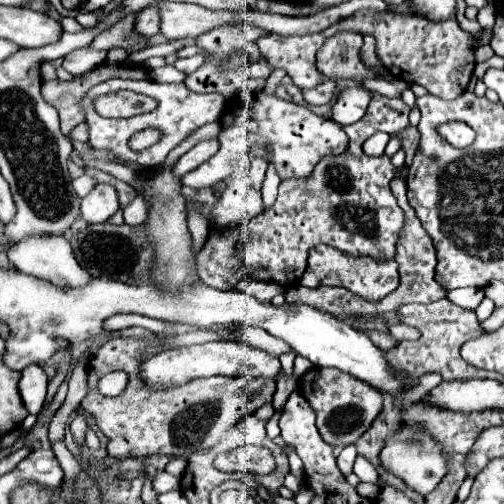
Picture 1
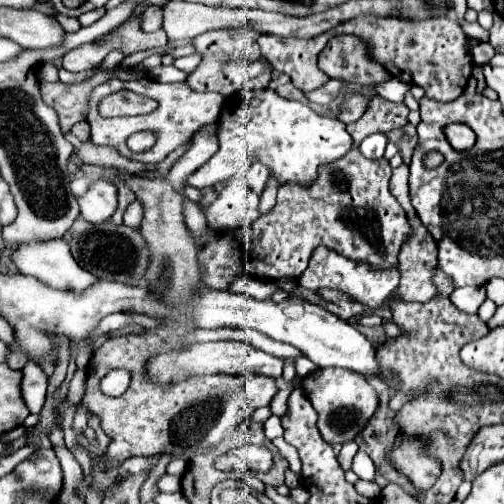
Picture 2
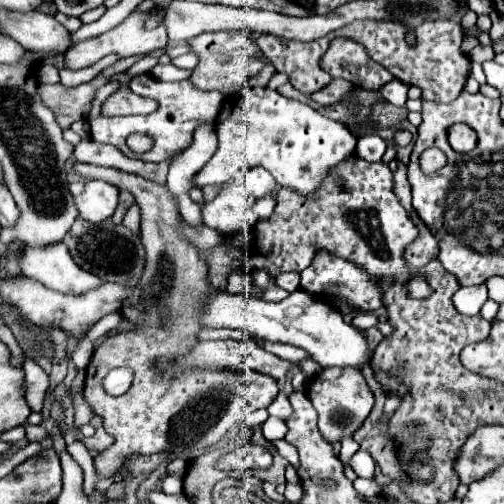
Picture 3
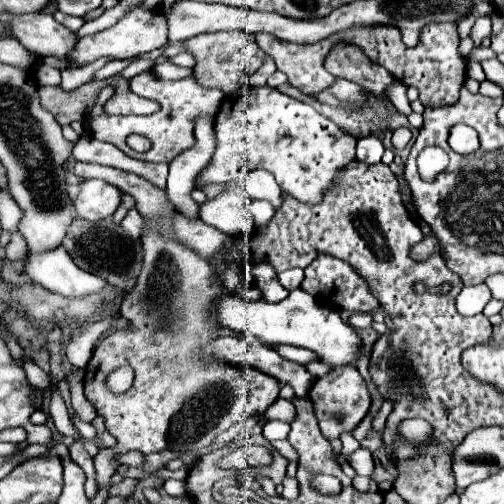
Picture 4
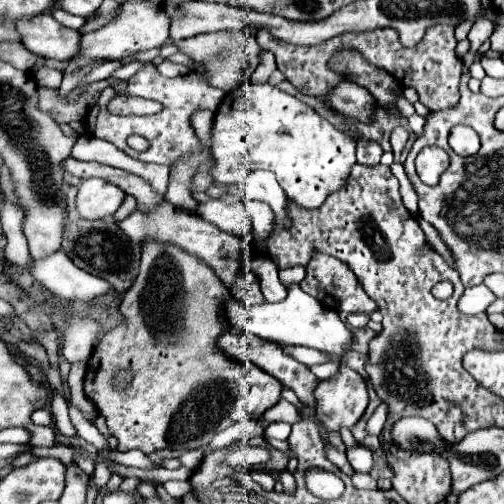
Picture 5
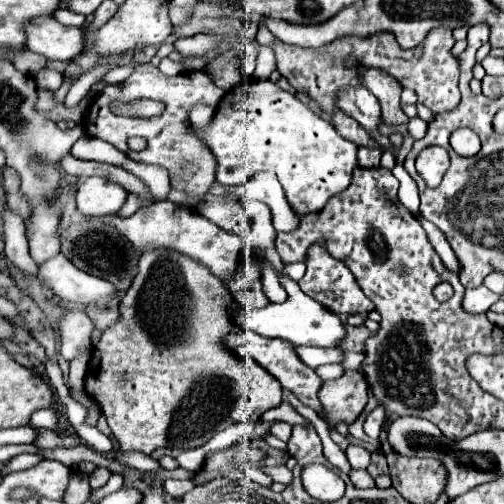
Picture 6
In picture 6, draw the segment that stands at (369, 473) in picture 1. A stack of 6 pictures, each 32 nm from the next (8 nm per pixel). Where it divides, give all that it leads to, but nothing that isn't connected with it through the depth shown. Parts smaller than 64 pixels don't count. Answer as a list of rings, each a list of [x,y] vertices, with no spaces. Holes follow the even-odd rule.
[[[350,444],[346,448],[346,456],[354,470],[366,470],[370,466],[370,450],[366,450],[362,444]]]

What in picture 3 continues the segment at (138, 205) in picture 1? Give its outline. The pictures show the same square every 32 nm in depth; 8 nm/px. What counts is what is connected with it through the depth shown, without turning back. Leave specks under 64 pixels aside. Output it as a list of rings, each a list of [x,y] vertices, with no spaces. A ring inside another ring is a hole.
[[[132,204],[124,216],[124,222],[122,222],[126,228],[130,228],[132,232],[140,232],[140,208],[138,204]]]

